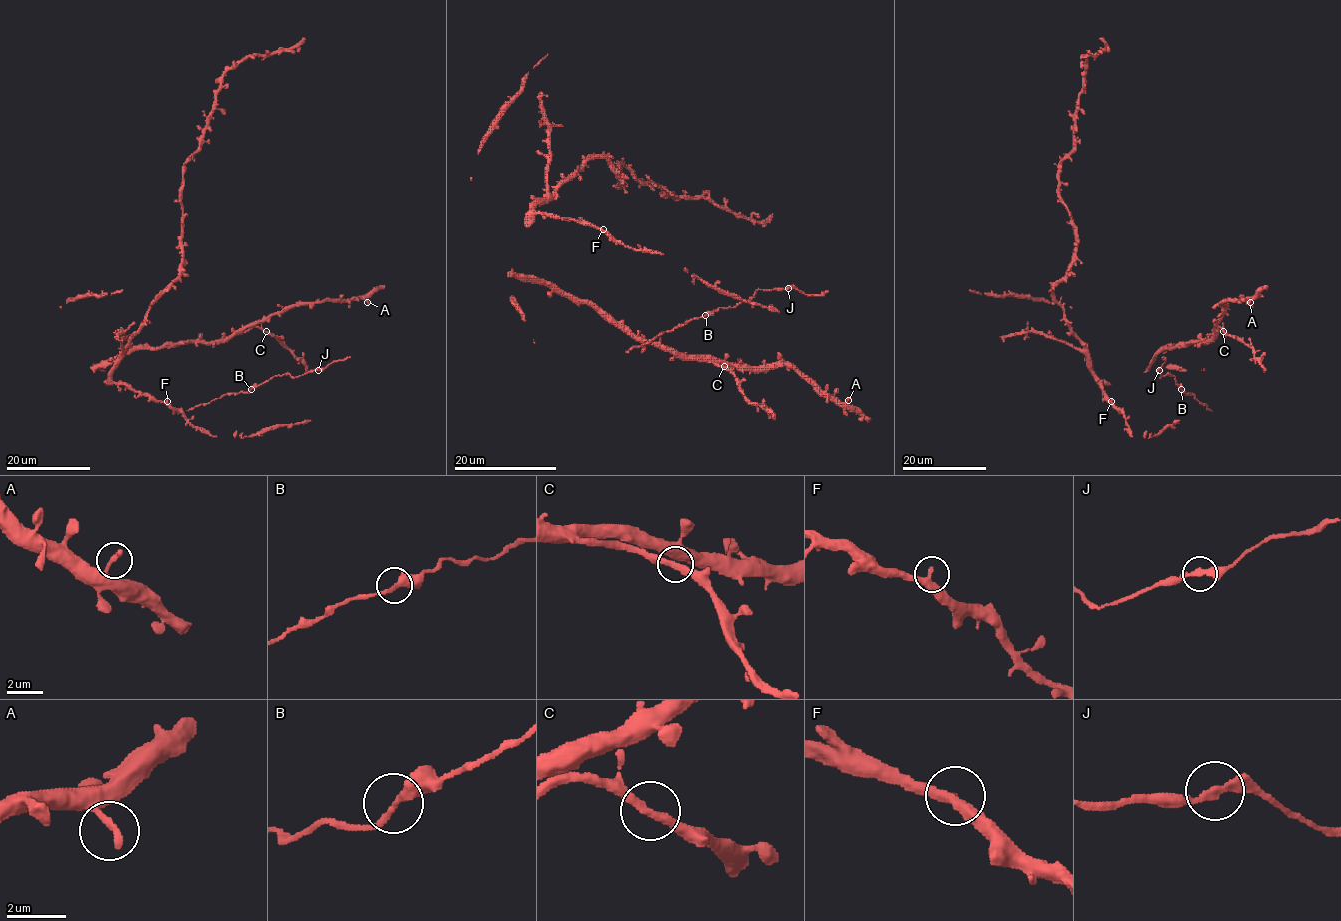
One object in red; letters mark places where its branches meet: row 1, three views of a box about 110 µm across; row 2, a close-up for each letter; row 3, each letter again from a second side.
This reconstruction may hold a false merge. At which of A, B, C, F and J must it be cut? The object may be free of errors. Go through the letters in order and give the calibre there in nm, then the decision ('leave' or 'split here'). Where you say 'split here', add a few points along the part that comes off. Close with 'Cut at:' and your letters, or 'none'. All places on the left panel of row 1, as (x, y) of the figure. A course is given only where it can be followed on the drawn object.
A: 360 nm | leave
B: 320 nm | leave
C: 320 nm | leave
F: 340 nm | leave
J: 280 nm | leave
Cut at: none

